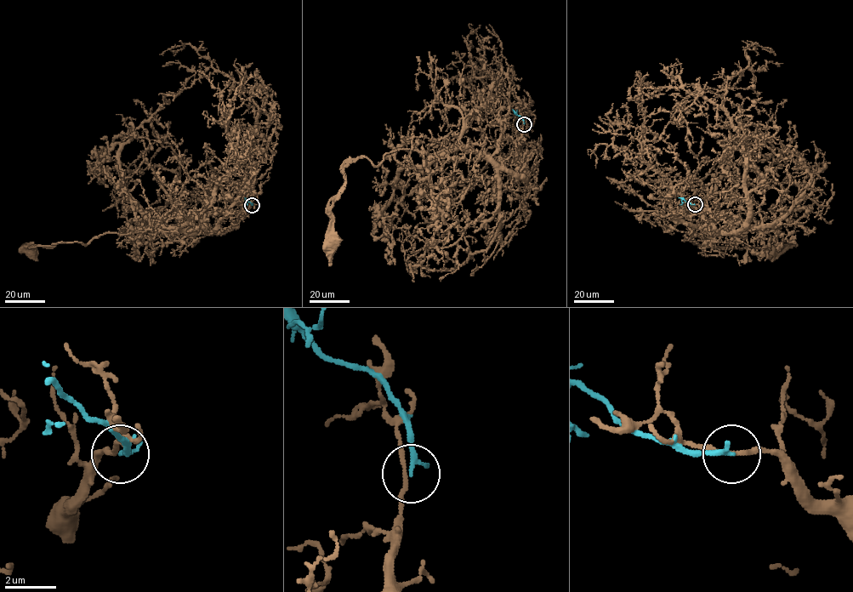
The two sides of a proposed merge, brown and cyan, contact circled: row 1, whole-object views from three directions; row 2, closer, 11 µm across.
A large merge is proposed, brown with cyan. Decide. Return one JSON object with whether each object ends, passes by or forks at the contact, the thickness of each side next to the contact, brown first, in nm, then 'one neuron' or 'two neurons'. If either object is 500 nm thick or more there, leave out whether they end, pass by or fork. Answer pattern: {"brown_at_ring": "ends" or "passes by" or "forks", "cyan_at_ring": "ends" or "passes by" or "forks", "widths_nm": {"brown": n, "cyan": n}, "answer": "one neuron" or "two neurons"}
{"brown_at_ring": "passes by", "cyan_at_ring": "ends", "widths_nm": {"brown": 150, "cyan": 190}, "answer": "two neurons"}

